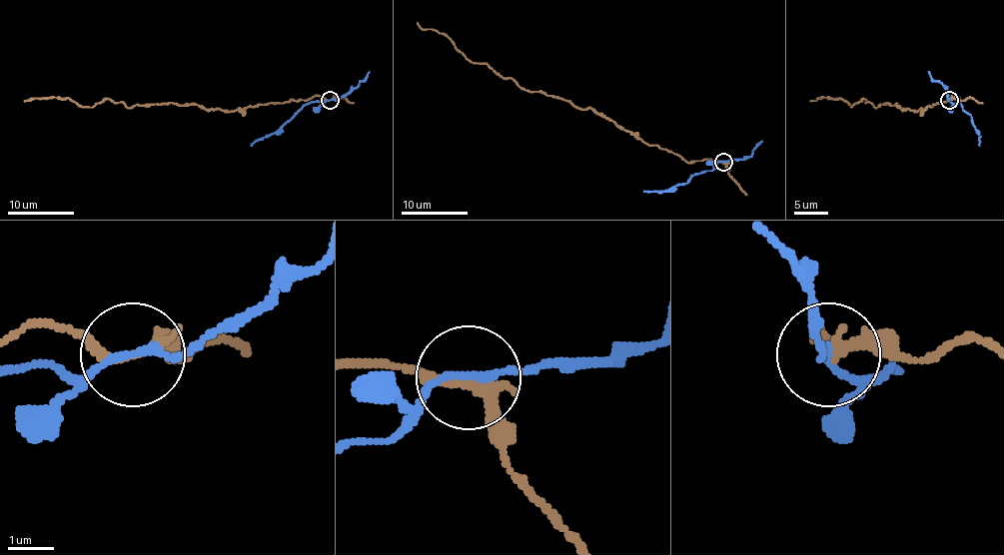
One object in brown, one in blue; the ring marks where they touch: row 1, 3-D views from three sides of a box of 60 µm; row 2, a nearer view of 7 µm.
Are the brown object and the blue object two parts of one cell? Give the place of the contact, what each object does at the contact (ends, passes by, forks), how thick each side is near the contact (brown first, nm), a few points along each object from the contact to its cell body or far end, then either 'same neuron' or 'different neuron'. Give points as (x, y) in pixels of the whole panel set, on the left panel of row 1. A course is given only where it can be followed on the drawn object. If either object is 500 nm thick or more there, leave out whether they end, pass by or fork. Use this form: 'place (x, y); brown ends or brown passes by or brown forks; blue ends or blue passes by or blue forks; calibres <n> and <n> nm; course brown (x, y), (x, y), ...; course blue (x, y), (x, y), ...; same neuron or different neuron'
place (330, 100); brown passes by; blue passes by; calibres 220 and 150 nm; course brown (330, 99), (313, 96), (233, 111), (168, 103), (128, 108), (109, 99), (93, 108), (68, 98), (24, 101); course blue (330, 99), (311, 101), (275, 133), (260, 138), (251, 146); different neuron

